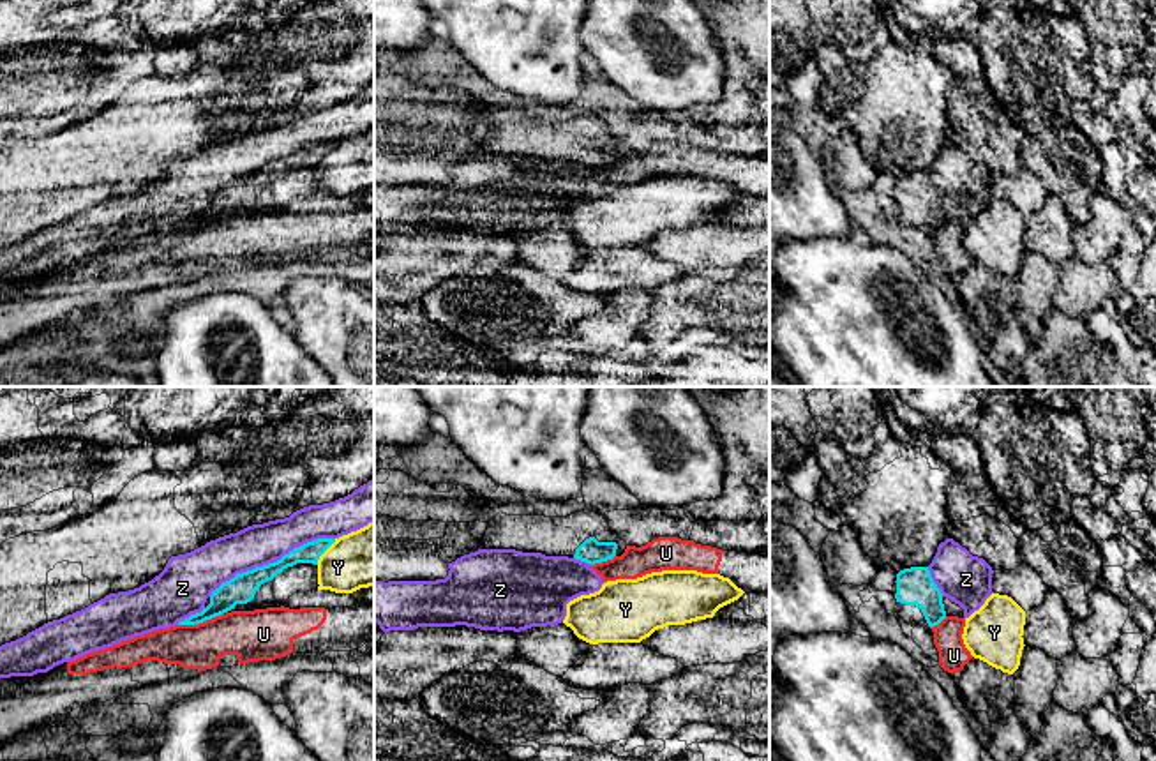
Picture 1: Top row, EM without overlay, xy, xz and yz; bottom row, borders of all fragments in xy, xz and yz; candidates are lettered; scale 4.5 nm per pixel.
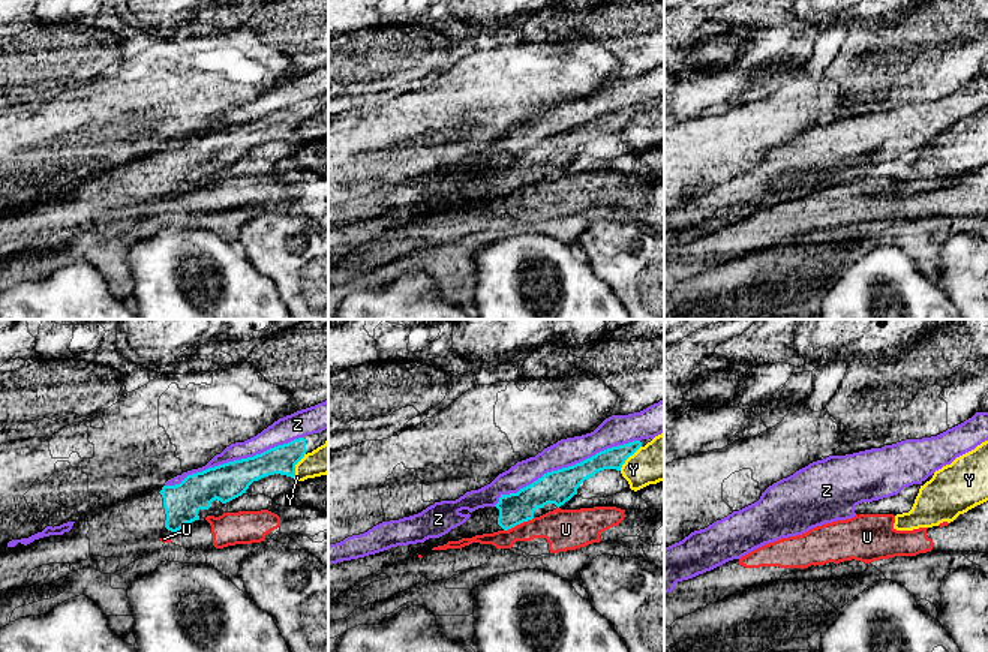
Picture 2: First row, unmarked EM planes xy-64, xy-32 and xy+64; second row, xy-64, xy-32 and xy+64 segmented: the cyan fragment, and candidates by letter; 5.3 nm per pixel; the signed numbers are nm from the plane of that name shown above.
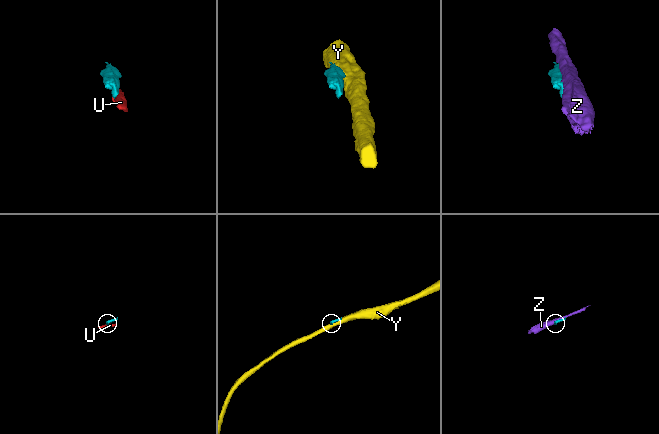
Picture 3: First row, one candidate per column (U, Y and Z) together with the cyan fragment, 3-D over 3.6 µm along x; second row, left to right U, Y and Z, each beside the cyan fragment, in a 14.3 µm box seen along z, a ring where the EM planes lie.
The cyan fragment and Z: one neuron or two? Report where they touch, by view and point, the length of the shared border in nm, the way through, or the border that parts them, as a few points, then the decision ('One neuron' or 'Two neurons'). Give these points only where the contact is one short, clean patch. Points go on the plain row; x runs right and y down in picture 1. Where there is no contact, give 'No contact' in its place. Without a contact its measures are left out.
Touches cyan at xy (270, 168). Shared border 650 nm. Two neurons

